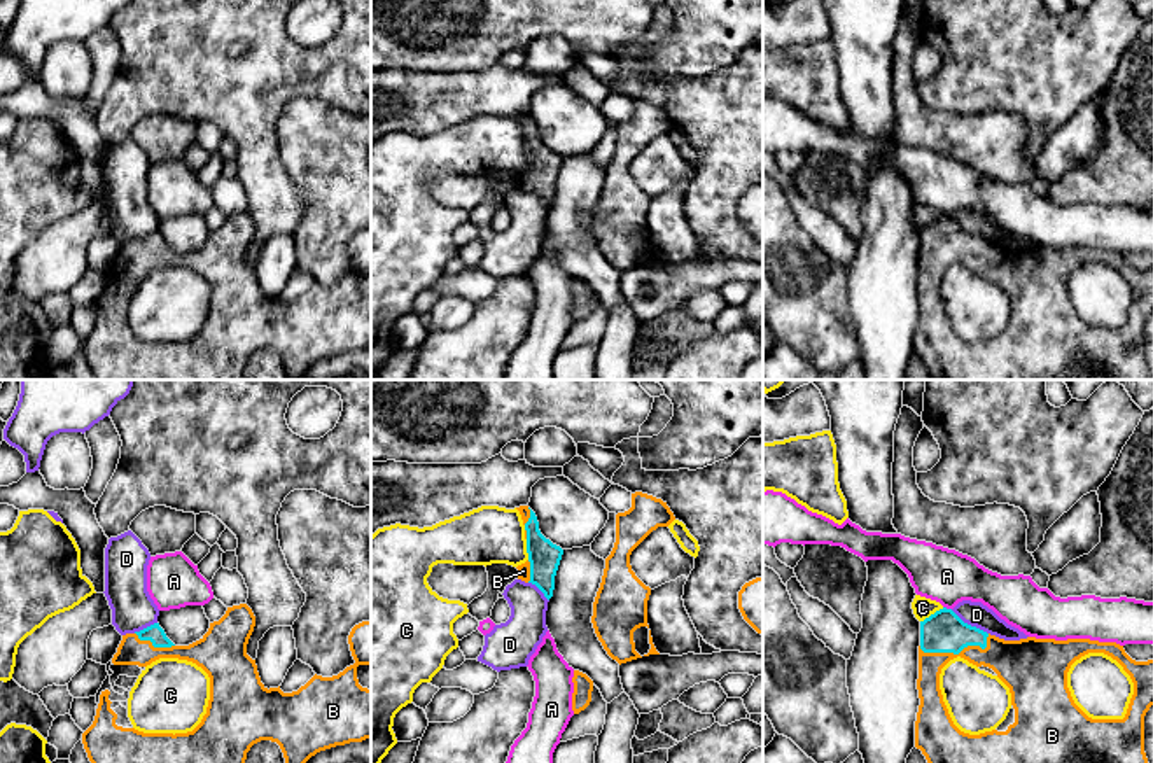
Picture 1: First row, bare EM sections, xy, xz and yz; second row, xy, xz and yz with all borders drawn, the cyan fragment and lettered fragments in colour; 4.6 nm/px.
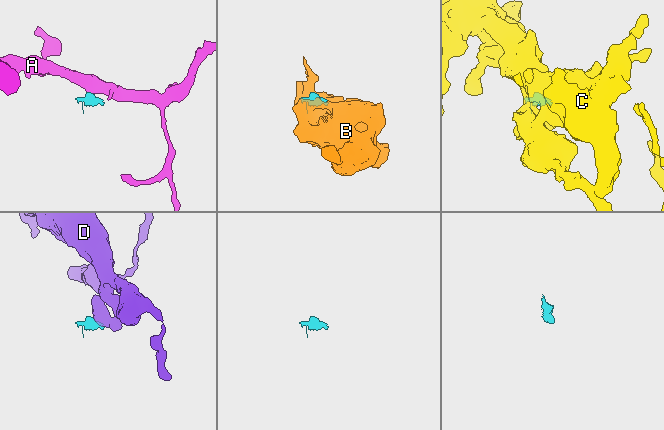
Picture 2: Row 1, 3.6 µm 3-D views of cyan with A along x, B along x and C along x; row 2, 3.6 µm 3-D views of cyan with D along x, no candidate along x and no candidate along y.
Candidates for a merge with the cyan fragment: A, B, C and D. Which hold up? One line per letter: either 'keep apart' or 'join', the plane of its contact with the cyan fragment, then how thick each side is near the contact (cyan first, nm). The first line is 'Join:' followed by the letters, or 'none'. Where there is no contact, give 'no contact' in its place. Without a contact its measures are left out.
Join: B
A: keep apart; meets cyan in yz; 190 nm thick on the cyan side, 260 nm on the other
B: join; meets cyan in yz; 190 nm thick on the cyan side, 180 nm on the other
C: keep apart; meets cyan in yz; 190 nm thick on the cyan side, 100 nm on the other
D: keep apart; meets cyan in yz; 190 nm thick on the cyan side, 110 nm on the other

